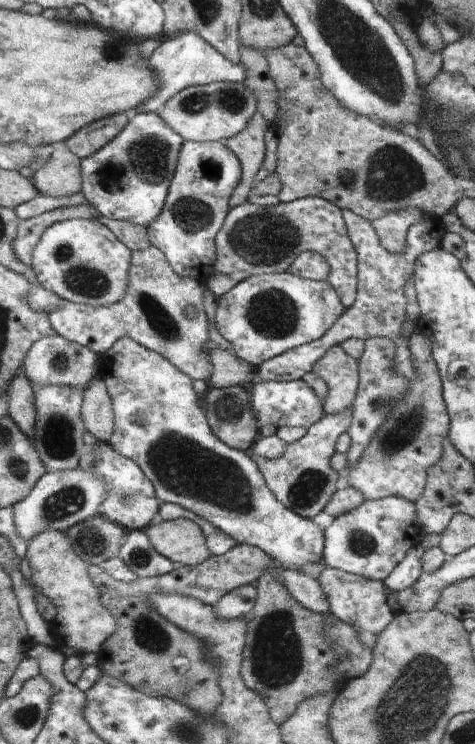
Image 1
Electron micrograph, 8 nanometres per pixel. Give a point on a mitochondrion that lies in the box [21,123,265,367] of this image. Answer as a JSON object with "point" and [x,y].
{"point":[148,158]}

